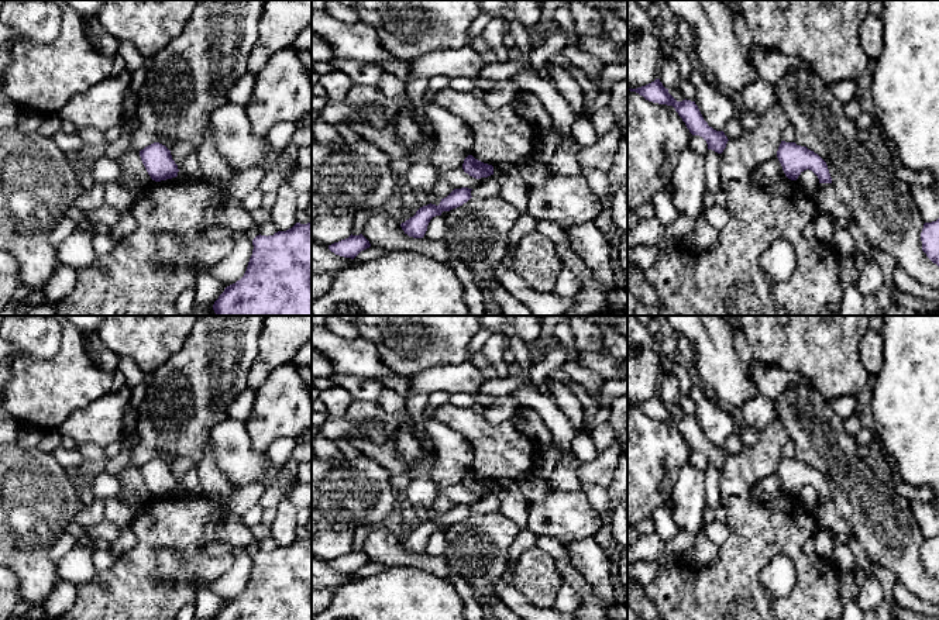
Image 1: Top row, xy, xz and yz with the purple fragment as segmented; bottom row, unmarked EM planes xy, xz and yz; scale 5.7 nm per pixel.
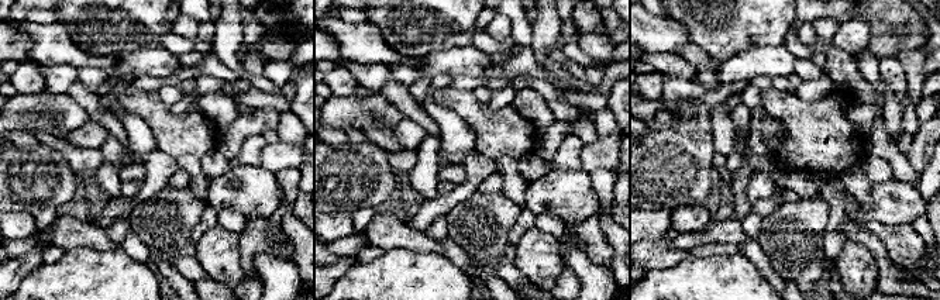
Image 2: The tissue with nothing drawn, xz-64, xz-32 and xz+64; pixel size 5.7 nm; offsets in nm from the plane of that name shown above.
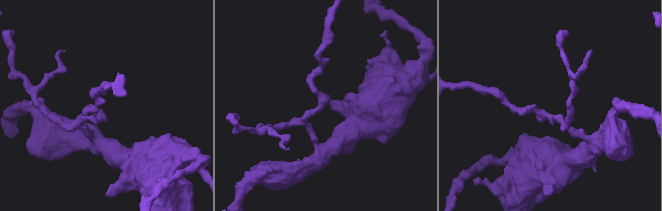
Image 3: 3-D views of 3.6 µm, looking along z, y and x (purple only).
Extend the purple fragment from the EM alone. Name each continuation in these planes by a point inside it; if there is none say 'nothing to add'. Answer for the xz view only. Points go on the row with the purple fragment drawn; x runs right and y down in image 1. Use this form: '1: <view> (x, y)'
nothing to add

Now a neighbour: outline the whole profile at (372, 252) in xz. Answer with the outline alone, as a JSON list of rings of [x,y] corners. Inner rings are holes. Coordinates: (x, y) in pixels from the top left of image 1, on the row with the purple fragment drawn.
[[[369,247],[361,251],[355,258],[355,264],[369,262],[382,258],[388,251],[376,247]]]

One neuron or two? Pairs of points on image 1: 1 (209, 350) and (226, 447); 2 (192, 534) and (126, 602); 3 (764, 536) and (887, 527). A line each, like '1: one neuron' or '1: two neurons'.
1: two neurons
2: one neuron
3: two neurons

